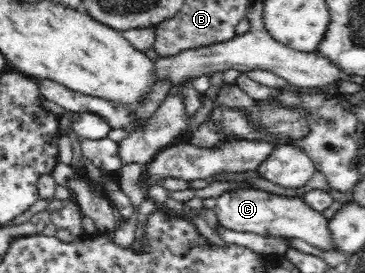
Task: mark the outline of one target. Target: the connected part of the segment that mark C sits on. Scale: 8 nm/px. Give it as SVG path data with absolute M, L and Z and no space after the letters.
M258 188L236 189L224 192L217 197L214 211L220 226L224 229L302 239L321 251L343 253L333 242L335 239L329 230L330 221L319 211L312 210L303 198L284 197Z

